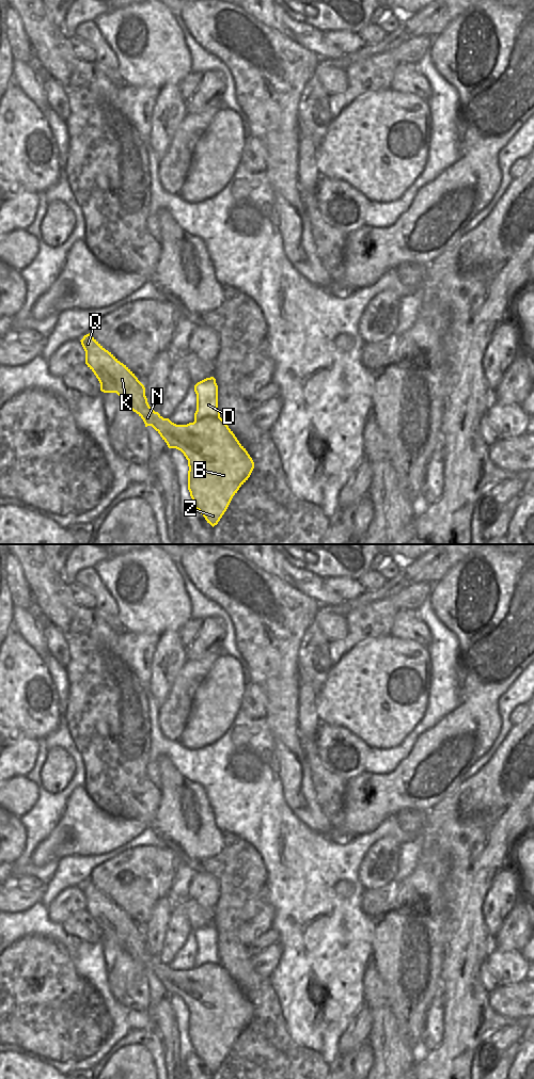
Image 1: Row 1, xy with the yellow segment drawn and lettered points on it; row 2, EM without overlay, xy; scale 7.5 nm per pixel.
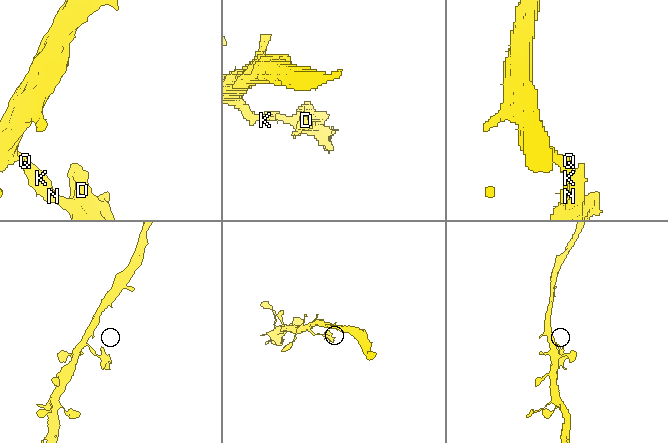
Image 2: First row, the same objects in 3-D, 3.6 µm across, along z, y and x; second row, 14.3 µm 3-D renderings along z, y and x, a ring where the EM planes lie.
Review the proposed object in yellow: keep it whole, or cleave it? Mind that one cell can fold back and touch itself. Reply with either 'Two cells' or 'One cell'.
Two cells

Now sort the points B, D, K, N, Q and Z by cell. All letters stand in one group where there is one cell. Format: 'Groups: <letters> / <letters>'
Groups: B K N Q Z / D

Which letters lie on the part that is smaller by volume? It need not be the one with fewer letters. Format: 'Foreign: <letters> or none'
Foreign: D

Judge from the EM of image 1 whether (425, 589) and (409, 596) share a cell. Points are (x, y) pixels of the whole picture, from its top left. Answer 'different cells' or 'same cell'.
same cell

